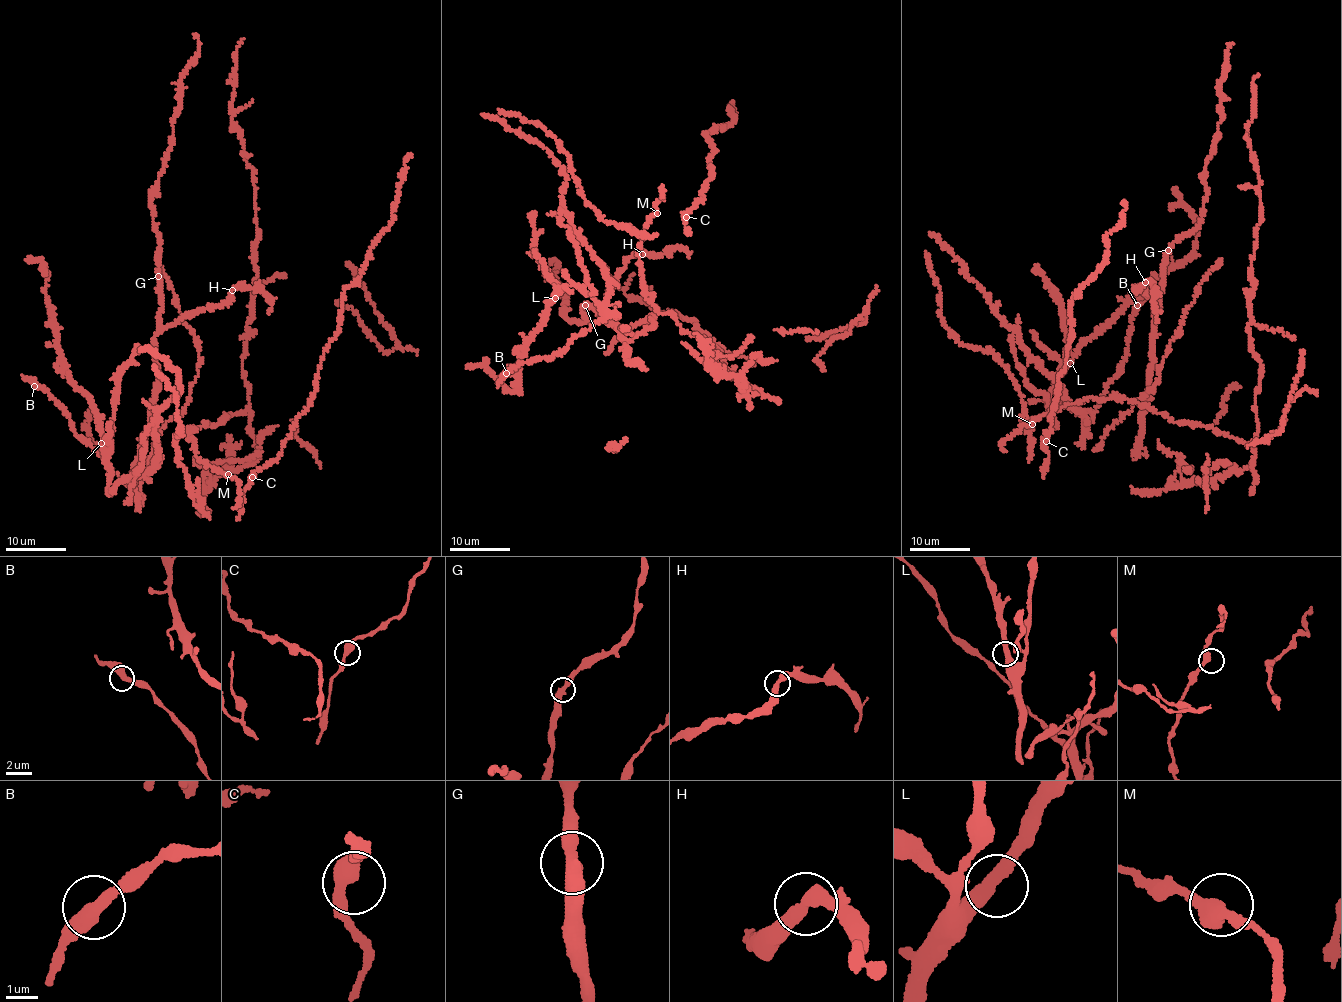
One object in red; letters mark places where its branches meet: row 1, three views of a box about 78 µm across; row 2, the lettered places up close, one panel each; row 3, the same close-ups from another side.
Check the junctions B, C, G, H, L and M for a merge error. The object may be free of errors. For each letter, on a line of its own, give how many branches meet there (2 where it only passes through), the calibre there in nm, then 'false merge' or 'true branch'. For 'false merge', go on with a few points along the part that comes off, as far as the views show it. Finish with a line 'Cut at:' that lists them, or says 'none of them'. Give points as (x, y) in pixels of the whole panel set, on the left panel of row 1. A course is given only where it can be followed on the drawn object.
B: branches 2; calibre 400 nm; true branch
C: branches 2; calibre 440 nm; true branch
G: branches 2; calibre 420 nm; true branch
H: branches 2; calibre 400 nm; true branch
L: branches 2; calibre 420 nm; true branch
M: branches 2; calibre 420 nm; true branch
Cut at: none of them

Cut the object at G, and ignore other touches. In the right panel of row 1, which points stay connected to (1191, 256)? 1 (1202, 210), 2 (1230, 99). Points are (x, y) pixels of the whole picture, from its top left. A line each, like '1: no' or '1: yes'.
1: no
2: no

